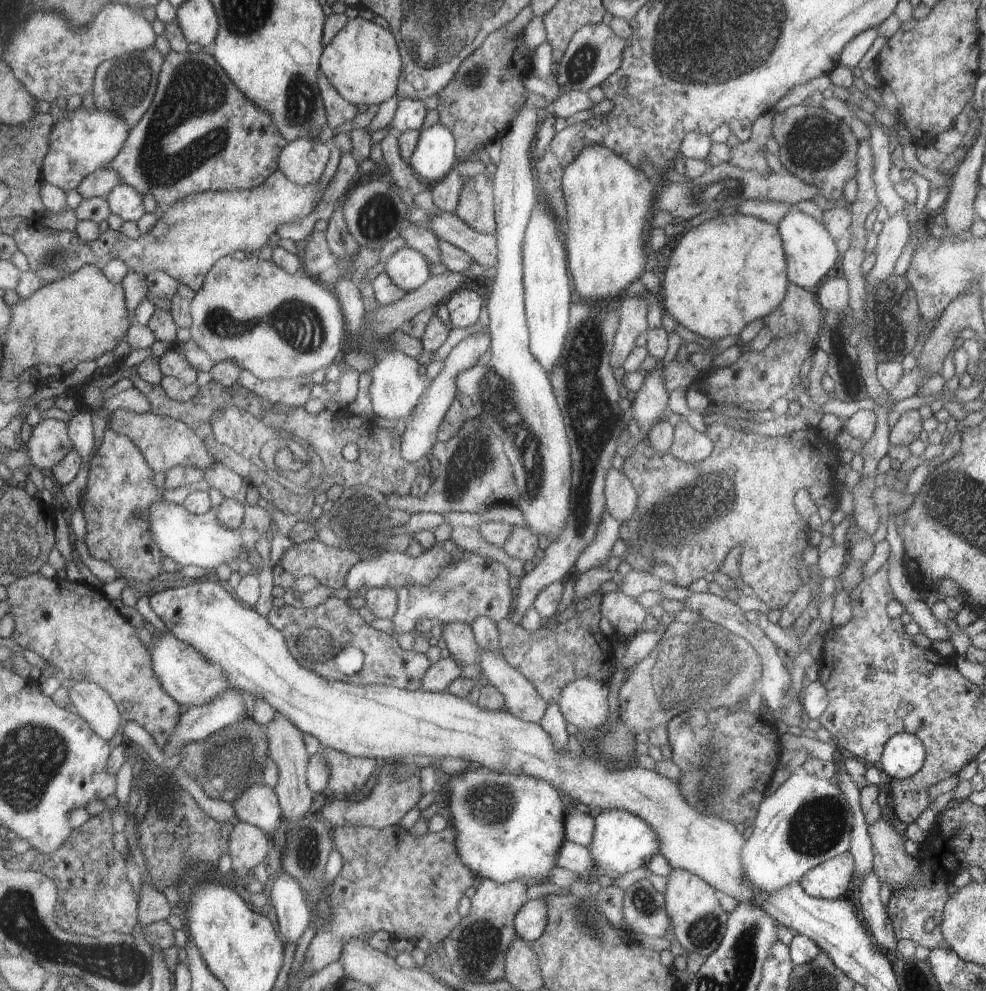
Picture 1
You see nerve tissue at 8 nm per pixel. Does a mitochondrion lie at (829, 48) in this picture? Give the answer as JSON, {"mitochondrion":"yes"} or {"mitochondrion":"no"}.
{"mitochondrion":"no"}

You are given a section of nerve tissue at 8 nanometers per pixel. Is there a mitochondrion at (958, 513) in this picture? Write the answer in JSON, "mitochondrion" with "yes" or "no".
{"mitochondrion":"yes"}

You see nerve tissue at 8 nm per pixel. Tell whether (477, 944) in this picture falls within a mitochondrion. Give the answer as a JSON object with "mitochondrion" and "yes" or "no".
{"mitochondrion":"yes"}

